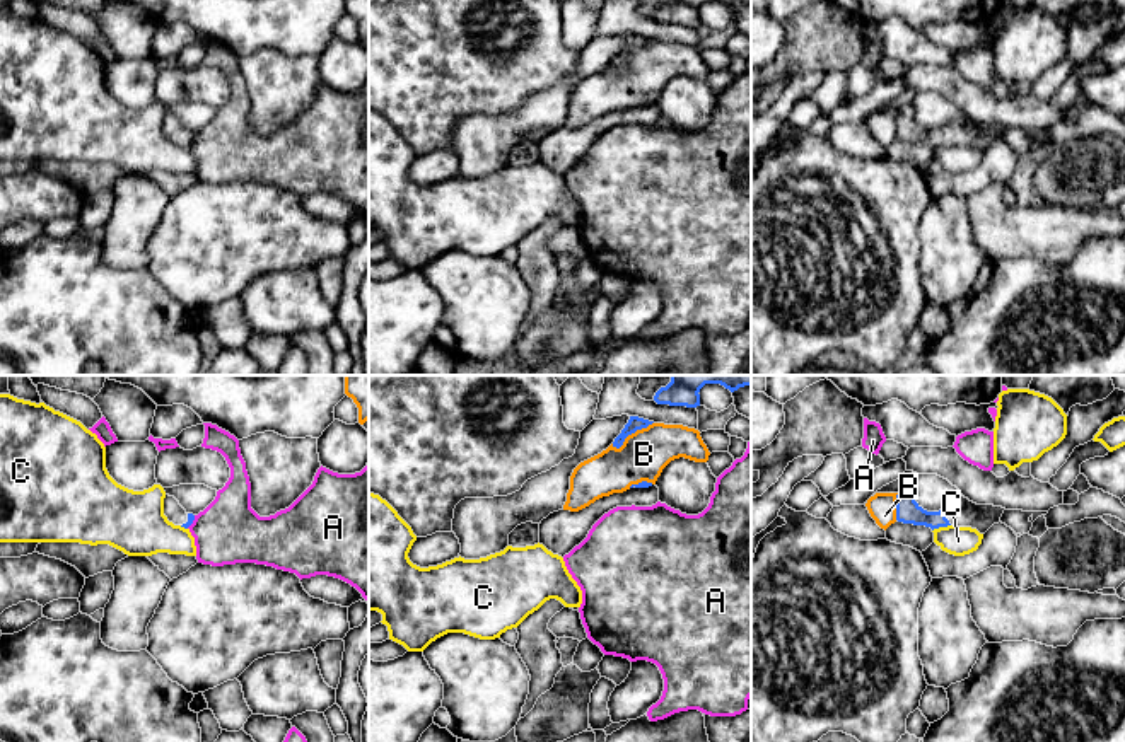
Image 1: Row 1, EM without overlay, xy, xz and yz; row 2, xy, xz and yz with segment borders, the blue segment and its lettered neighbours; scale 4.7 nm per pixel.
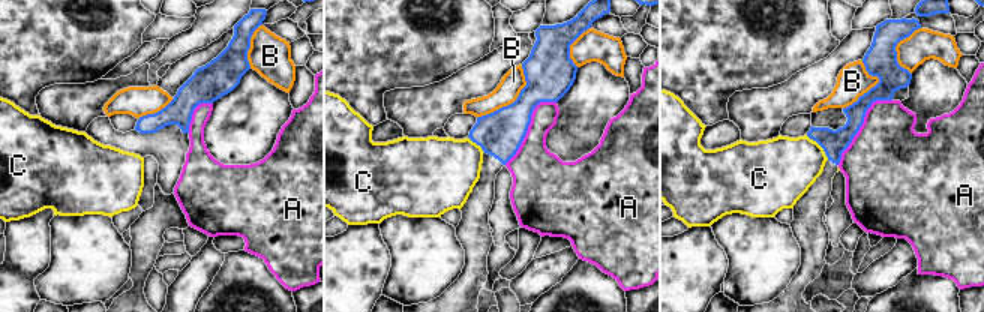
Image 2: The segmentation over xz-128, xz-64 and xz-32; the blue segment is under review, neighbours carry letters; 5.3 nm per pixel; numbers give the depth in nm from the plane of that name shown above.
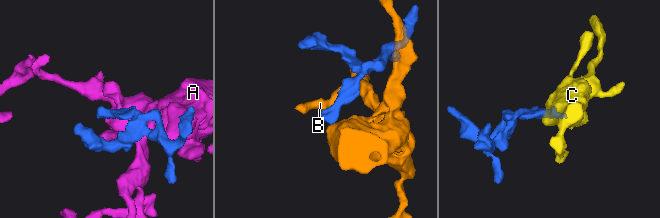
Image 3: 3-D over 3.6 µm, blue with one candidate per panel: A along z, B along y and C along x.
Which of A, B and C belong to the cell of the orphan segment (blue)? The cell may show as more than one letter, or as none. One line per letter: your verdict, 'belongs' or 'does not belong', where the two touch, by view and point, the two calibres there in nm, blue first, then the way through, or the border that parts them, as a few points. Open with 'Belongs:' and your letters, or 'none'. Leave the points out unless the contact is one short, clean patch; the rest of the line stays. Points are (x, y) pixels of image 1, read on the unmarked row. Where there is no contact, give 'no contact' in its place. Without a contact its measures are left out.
Belongs: none
A: does not belong; contact xy (192, 140); calibres 30 and 300 nm
B: does not belong; contact xz (630, 52); calibres 70 and 220 nm
C: does not belong; contact yz (941, 144); calibres 110 and 140 nm; border yz (950, 142), (932, 149)

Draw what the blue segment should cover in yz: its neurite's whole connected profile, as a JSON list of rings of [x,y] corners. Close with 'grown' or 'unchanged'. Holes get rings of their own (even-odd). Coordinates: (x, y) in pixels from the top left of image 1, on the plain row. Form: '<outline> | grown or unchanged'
[[[910,107],[896,113],[896,138],[903,142],[925,143],[934,147],[956,143],[971,145],[985,152],[994,142],[1000,140],[1006,126],[994,123],[976,123],[963,113],[949,125],[939,130],[927,130],[917,119]]] | grown

